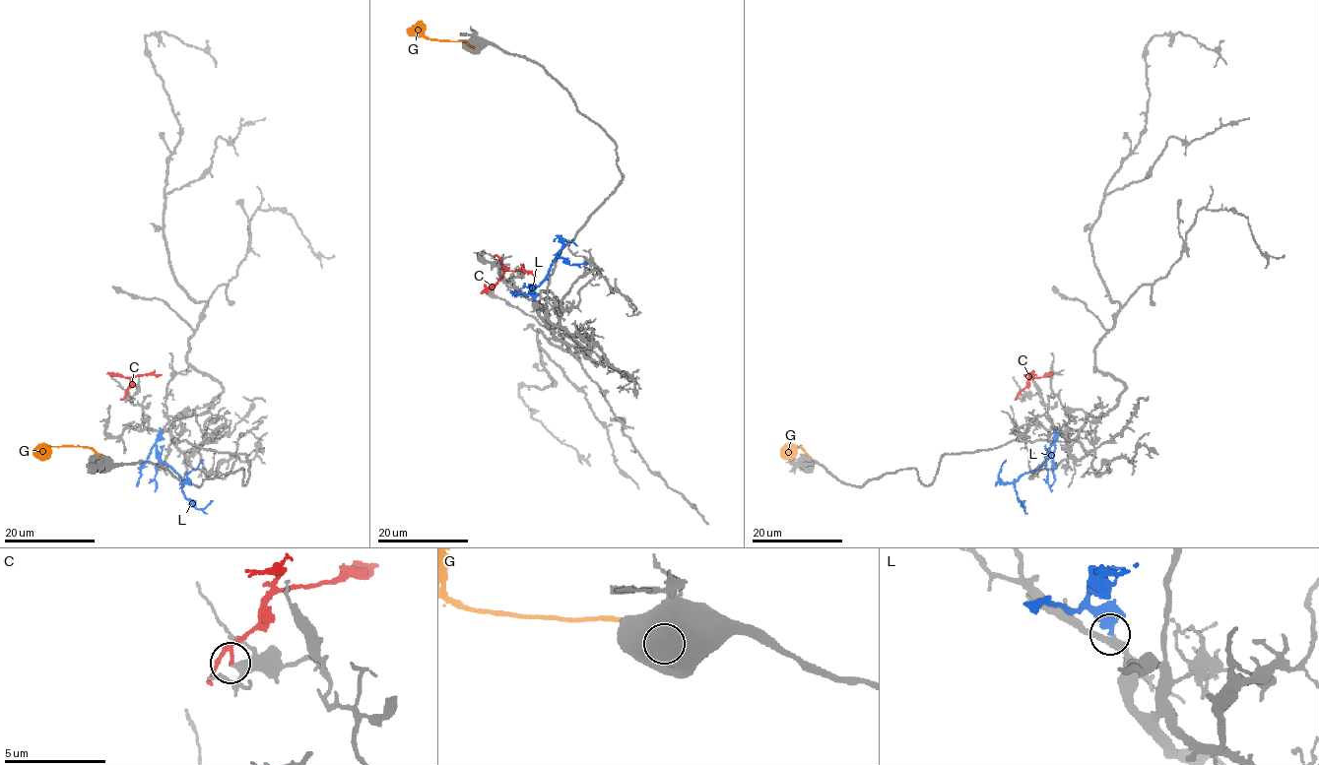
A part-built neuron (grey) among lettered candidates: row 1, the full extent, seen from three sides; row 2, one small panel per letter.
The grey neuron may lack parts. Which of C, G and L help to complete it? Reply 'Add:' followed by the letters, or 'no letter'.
Add: L

